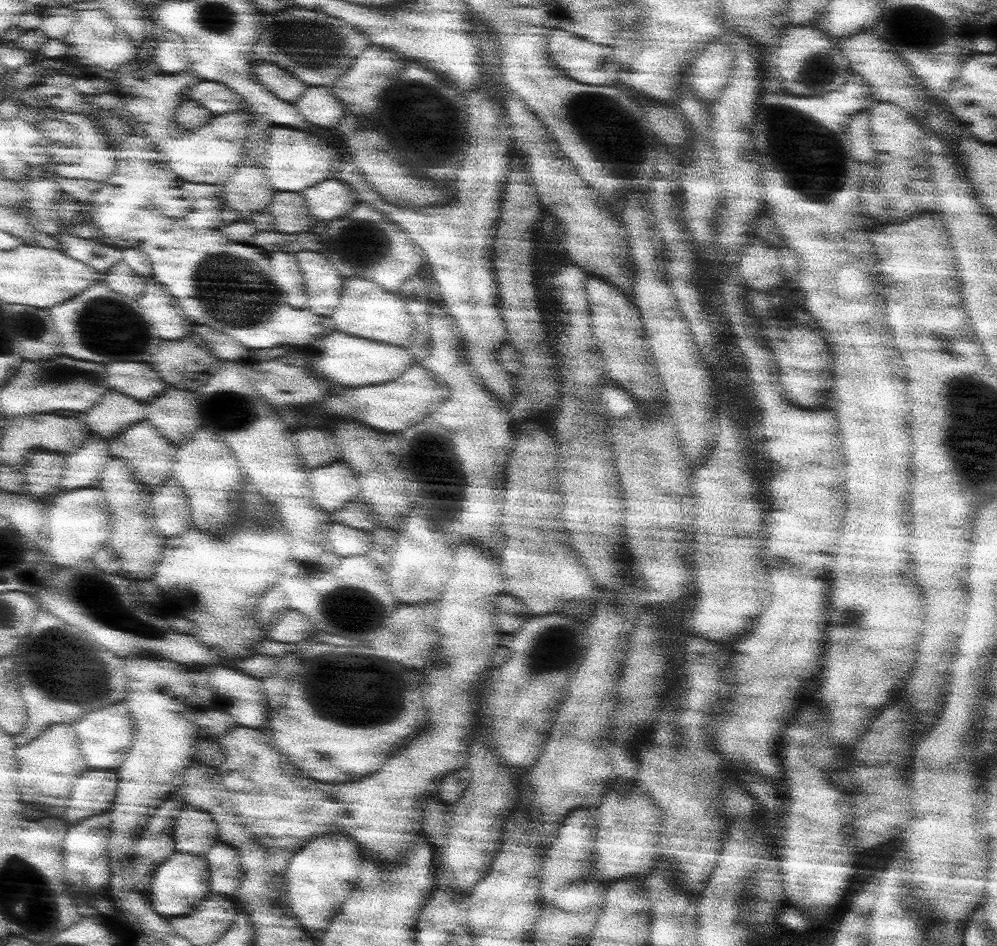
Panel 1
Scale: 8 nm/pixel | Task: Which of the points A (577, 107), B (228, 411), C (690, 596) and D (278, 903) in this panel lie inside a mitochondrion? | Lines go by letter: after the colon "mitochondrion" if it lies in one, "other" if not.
A: mitochondrion
B: mitochondrion
C: other
D: other

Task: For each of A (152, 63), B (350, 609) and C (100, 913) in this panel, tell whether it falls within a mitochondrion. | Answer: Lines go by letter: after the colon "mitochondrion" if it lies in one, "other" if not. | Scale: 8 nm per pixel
A: other
B: mitochondrion
C: other

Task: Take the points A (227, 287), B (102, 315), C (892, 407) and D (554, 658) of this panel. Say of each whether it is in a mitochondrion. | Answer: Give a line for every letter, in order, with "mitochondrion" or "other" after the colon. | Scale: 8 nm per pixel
A: mitochondrion
B: mitochondrion
C: other
D: mitochondrion

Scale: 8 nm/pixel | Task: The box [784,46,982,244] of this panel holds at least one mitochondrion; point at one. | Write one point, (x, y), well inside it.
(820, 69)

